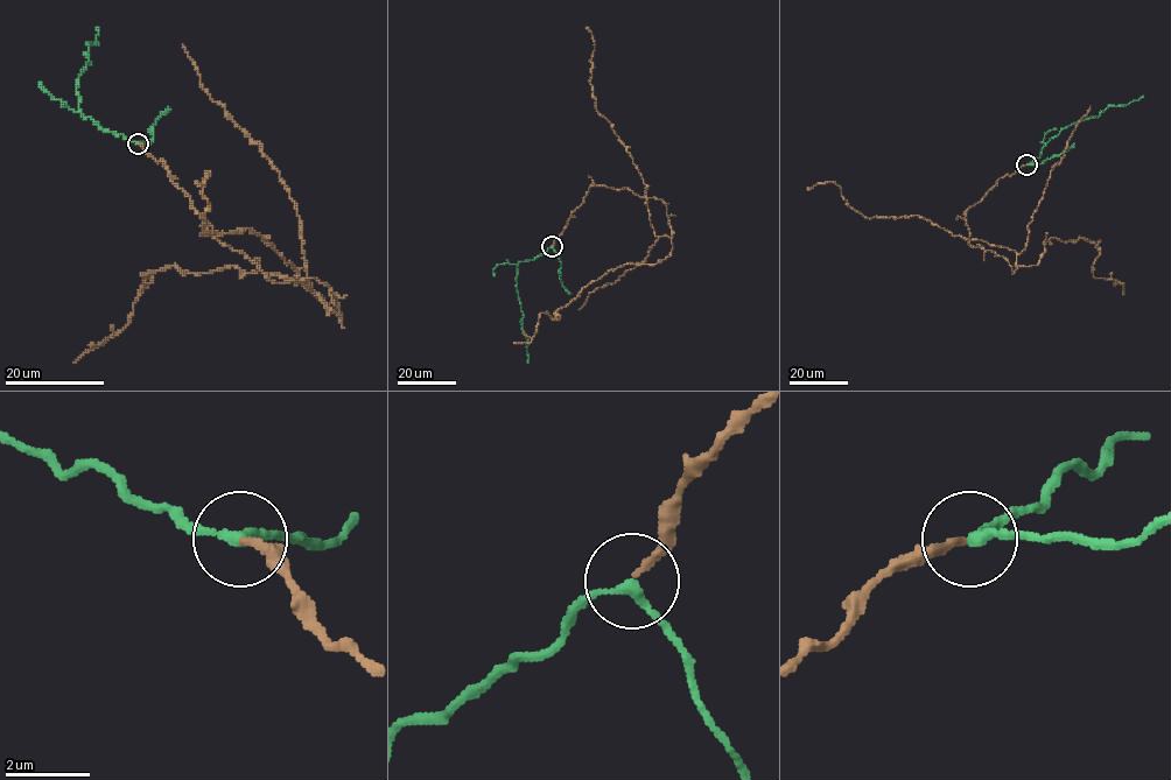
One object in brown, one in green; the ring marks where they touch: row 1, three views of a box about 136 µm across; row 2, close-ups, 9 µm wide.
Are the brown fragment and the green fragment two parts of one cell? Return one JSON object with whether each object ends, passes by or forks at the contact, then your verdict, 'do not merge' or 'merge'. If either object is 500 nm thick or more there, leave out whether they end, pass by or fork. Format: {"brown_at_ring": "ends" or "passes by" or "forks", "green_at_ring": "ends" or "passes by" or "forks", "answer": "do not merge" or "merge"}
{"brown_at_ring": "ends", "green_at_ring": "passes by", "answer": "merge"}

